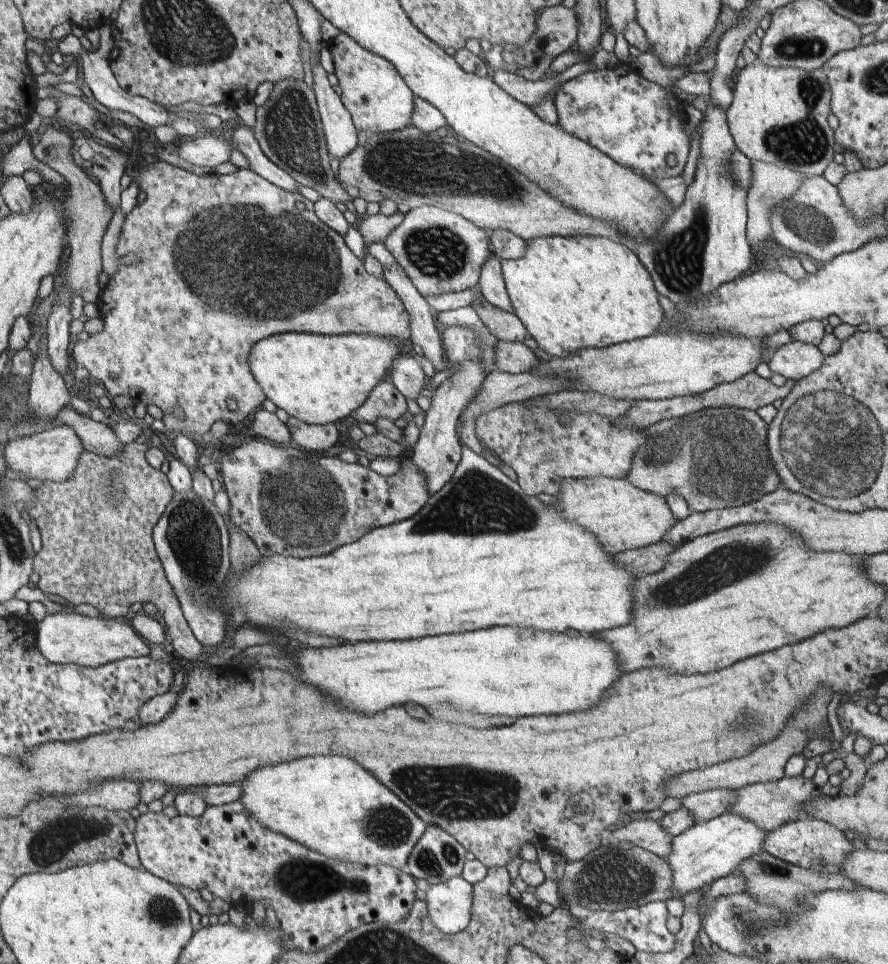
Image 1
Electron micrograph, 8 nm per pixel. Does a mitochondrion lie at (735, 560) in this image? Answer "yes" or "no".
yes

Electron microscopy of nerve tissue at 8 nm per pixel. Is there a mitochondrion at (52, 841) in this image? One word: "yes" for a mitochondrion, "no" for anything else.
yes

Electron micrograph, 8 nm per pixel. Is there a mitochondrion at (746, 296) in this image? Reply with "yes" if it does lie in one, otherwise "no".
no

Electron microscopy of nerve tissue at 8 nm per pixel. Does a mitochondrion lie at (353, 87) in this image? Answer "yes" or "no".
no

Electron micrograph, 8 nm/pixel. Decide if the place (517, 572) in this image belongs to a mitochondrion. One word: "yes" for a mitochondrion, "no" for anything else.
no

